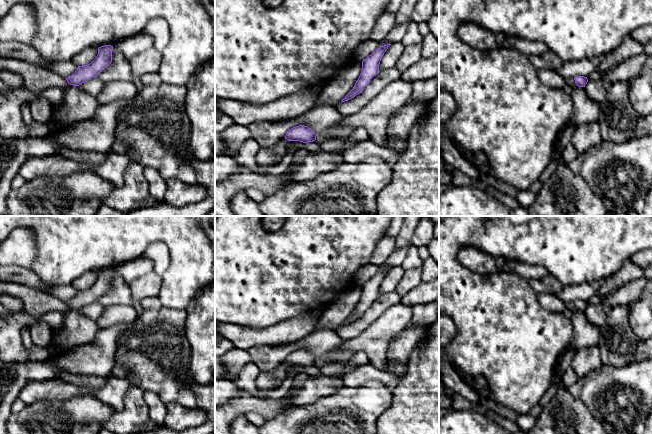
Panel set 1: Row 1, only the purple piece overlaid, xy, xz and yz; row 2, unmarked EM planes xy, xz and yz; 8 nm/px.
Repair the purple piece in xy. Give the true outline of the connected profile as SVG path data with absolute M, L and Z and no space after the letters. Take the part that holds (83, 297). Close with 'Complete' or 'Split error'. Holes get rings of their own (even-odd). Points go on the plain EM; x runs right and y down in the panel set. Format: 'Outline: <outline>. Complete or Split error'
Outline: M105 269L98 272L98 279L88 289L78 290L74 298L66 302L67 306L73 310L79 310L87 306L92 301L96 301L112 286L113 270Z. Complete

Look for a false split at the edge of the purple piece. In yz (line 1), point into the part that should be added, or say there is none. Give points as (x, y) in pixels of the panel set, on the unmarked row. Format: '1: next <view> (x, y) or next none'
1: next none

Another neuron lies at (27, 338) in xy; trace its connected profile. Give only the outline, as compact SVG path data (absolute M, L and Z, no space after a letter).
M25 325L22 329L22 343L27 349L34 345L33 335L30 332L30 325Z

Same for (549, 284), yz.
M548 274L542 279L533 279L529 282L534 291L538 294L548 293L556 295L563 288L563 285L559 282L559 280L551 274Z

